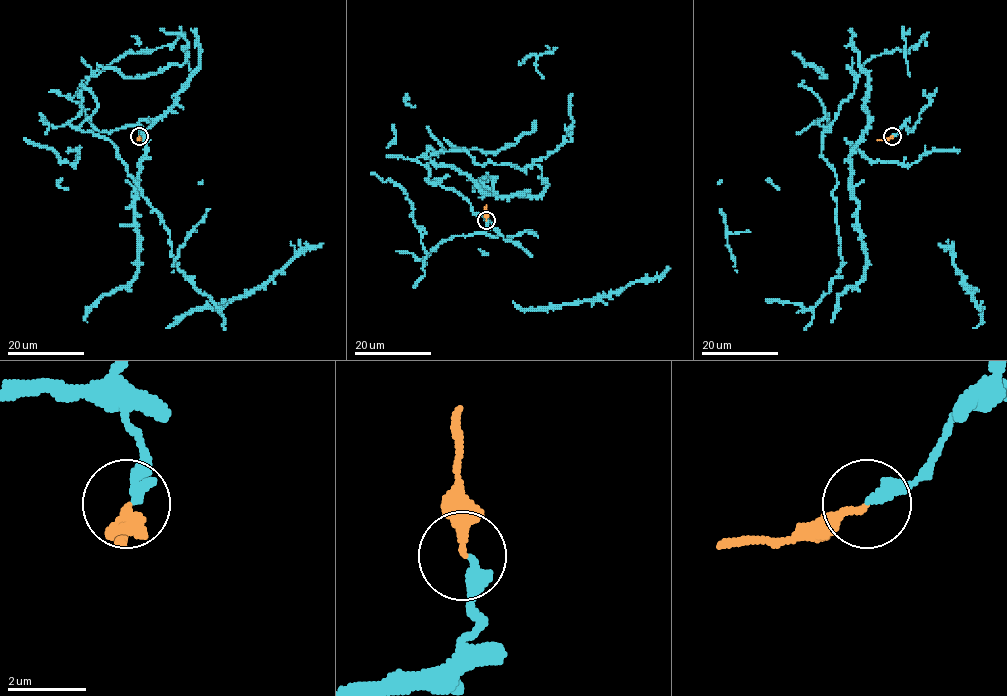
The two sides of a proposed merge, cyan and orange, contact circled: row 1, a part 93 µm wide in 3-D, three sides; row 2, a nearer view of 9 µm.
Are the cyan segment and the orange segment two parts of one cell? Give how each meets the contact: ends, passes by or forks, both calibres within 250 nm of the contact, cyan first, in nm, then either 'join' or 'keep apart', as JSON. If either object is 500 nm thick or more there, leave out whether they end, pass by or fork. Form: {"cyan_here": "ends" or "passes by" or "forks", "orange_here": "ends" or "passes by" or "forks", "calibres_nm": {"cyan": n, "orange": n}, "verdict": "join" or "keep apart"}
{"cyan_here": "ends", "orange_here": "ends", "calibres_nm": {"cyan": 240, "orange": 220}, "verdict": "join"}

